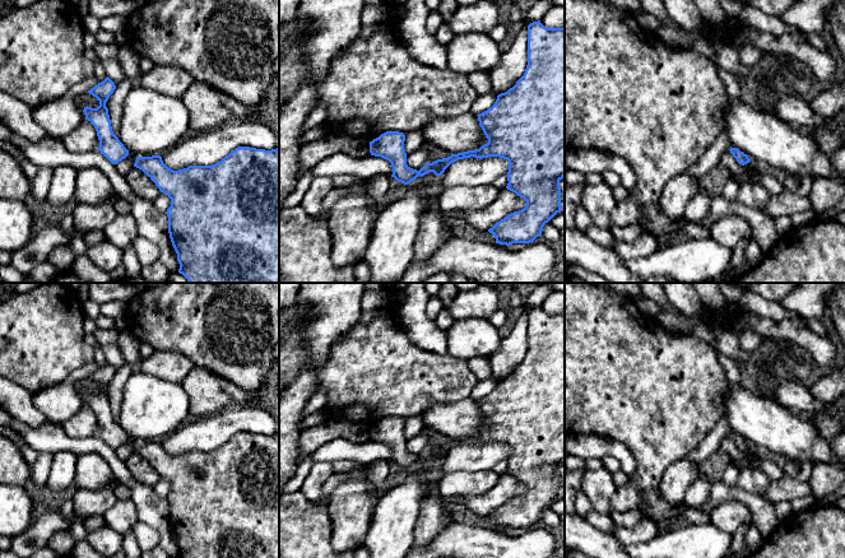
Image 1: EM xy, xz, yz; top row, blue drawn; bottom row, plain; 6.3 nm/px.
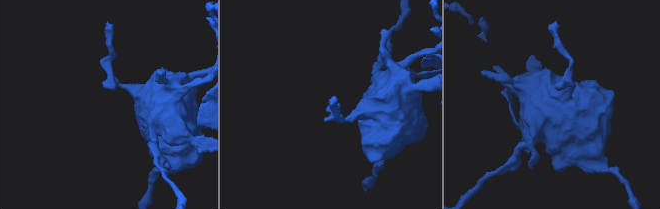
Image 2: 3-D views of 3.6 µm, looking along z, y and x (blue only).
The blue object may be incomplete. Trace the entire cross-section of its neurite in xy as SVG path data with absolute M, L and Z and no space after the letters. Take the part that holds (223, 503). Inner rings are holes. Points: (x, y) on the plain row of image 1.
M238 432L220 447L212 451L189 451L173 456L168 454L161 441L136 442L134 452L141 455L171 484L168 502L168 519L180 549L178 558L279 558L279 433L265 436L250 432Z

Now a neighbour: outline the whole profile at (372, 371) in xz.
M399 303L370 322L358 321L330 348L324 363L317 366L317 390L328 395L322 406L326 422L348 420L372 427L386 417L407 420L421 417L433 404L447 404L470 397L479 381L468 363L449 354L437 354L412 344L396 315Z

